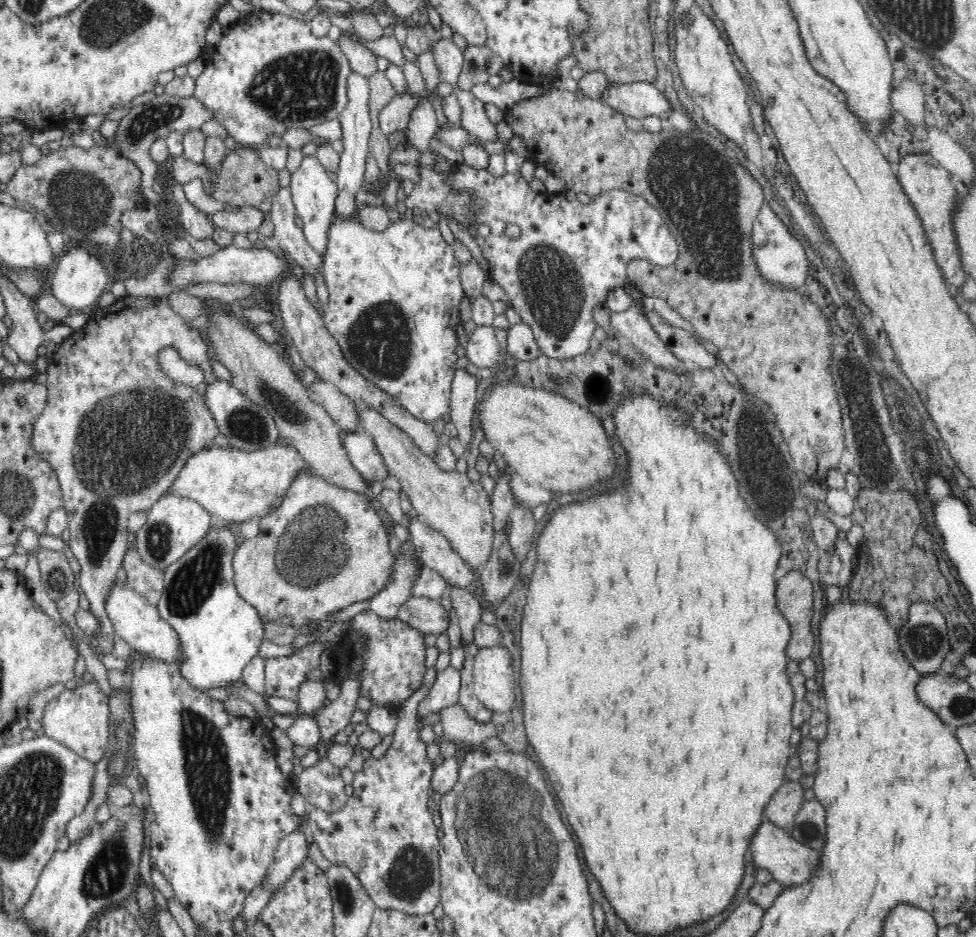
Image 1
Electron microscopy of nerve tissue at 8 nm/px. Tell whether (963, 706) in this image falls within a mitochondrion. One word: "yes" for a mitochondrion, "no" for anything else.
yes

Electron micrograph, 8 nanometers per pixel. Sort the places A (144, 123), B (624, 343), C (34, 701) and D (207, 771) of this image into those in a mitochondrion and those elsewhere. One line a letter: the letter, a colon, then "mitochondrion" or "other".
A: mitochondrion
B: other
C: other
D: mitochondrion

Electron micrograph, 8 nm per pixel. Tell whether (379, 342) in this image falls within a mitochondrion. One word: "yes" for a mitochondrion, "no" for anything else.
yes

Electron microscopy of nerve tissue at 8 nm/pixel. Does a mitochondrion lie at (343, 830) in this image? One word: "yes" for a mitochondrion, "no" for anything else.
no

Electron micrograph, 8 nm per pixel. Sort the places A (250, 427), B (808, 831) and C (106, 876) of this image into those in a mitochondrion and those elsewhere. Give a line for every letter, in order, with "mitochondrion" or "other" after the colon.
A: mitochondrion
B: mitochondrion
C: mitochondrion

